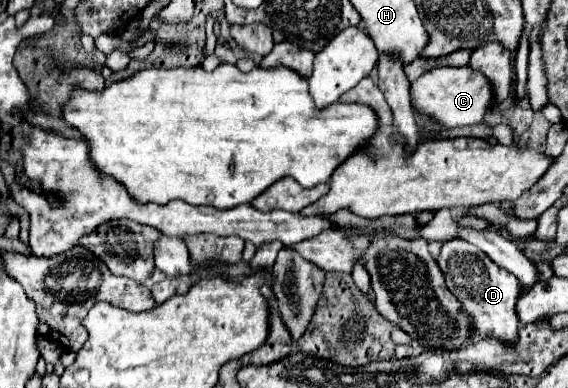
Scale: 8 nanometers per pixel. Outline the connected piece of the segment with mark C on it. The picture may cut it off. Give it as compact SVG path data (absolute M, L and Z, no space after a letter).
M441 66L425 72L415 82L411 82L411 98L413 98L411 100L413 108L421 116L433 118L445 128L455 128L455 126L469 126L483 122L485 112L491 106L493 92L487 78L481 72L473 70L471 66L461 66L461 68Z

